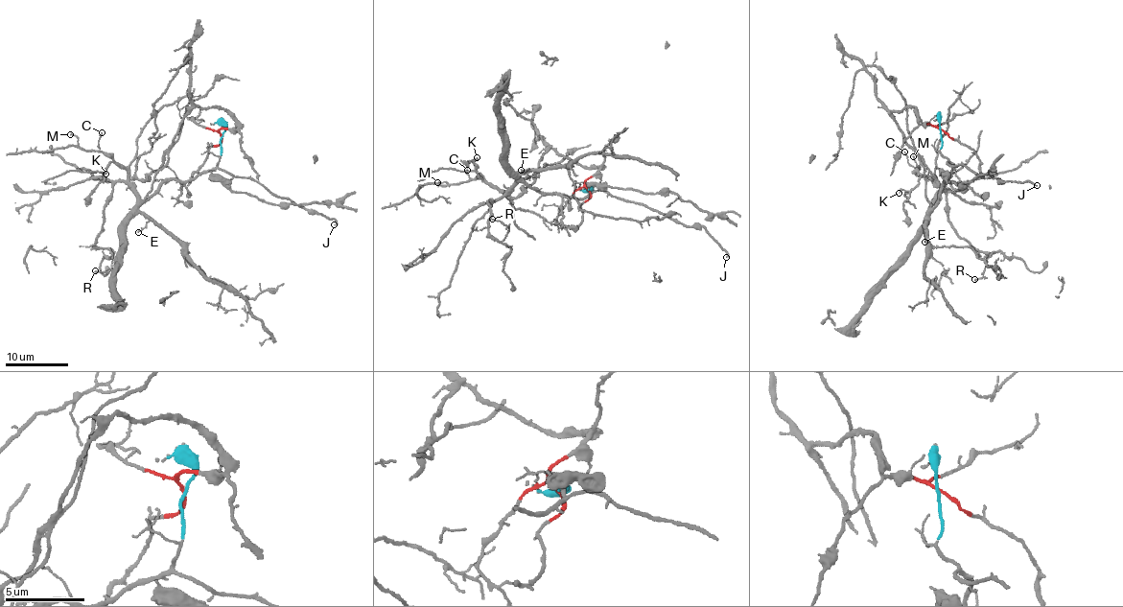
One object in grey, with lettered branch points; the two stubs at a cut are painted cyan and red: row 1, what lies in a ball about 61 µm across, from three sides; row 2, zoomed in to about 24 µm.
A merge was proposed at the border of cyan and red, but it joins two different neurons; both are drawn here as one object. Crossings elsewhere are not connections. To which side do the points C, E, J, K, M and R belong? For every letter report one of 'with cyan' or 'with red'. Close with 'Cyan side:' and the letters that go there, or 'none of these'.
C: with cyan
E: with cyan
J: with cyan
K: with cyan
M: with cyan
R: with cyan
Cyan side: C, E, J, K, M, R

